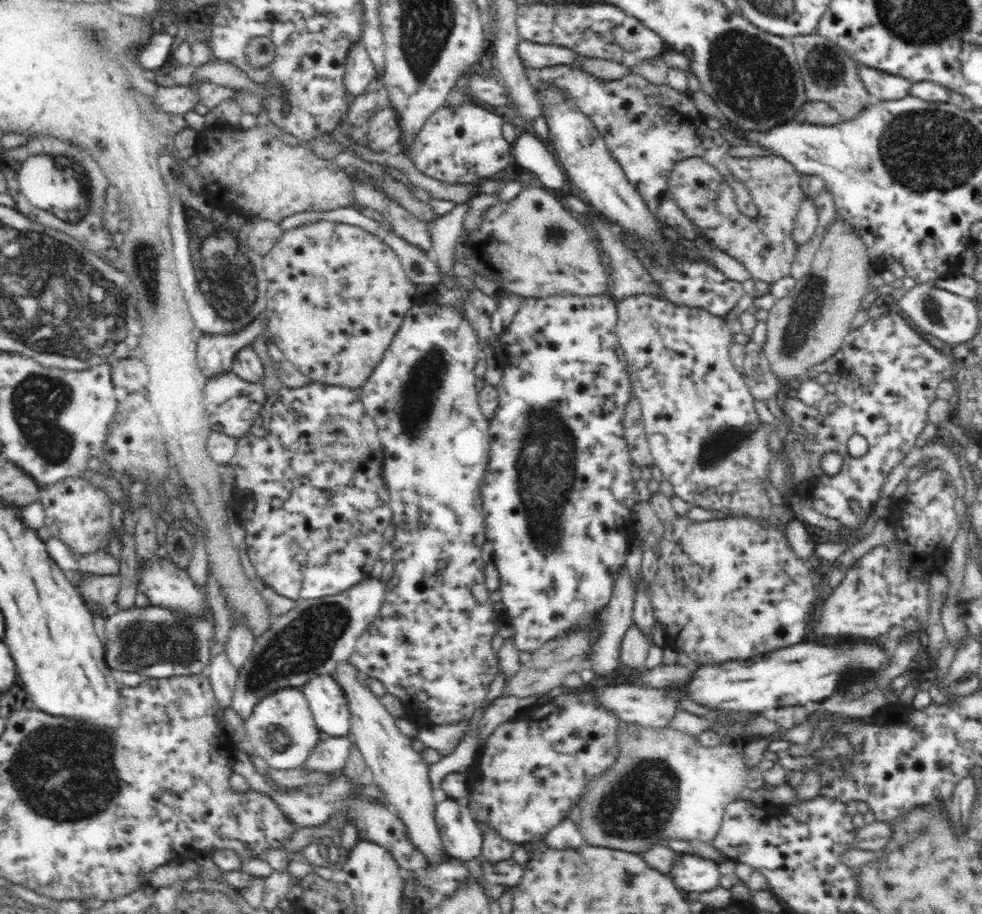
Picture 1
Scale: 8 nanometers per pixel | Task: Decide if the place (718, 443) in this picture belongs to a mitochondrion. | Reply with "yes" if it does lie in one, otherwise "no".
yes

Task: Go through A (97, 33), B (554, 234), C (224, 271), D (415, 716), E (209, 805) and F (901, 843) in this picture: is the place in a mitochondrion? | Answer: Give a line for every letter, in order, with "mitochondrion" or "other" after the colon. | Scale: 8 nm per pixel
A: mitochondrion
B: mitochondrion
C: mitochondrion
D: other
E: other
F: mitochondrion

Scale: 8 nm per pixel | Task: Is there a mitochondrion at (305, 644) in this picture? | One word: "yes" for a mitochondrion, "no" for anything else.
yes

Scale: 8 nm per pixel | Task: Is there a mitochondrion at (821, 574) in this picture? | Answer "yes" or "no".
no

